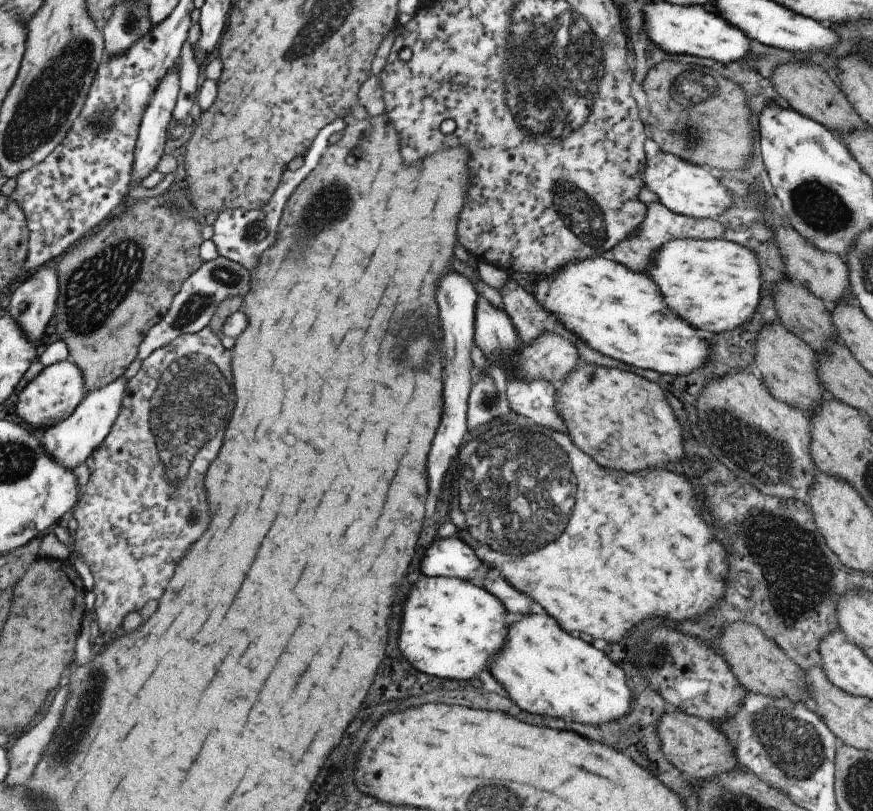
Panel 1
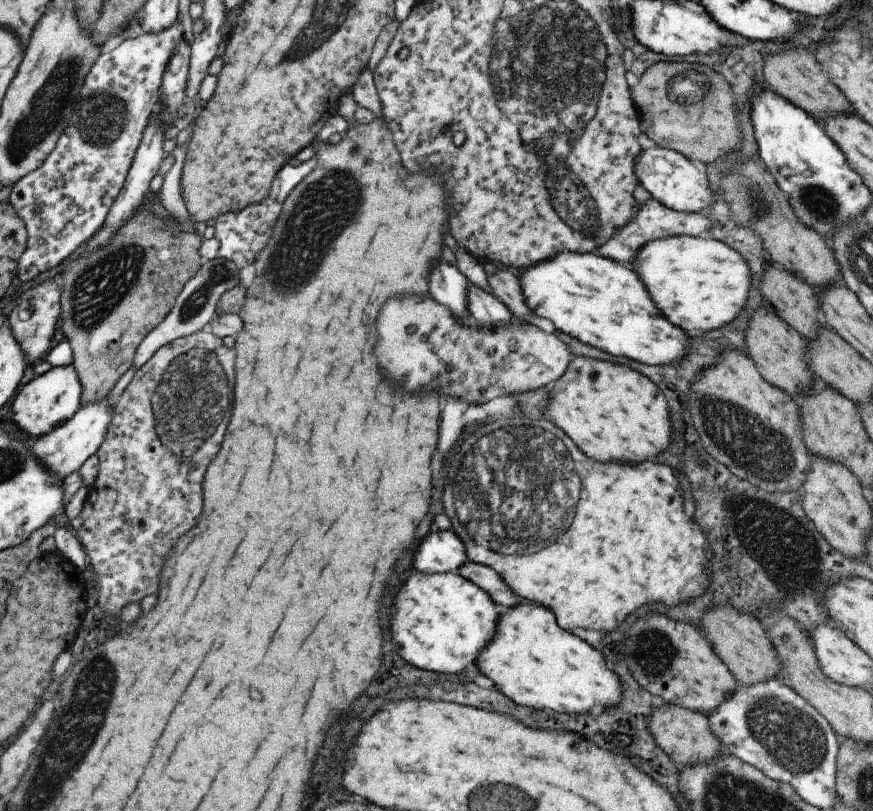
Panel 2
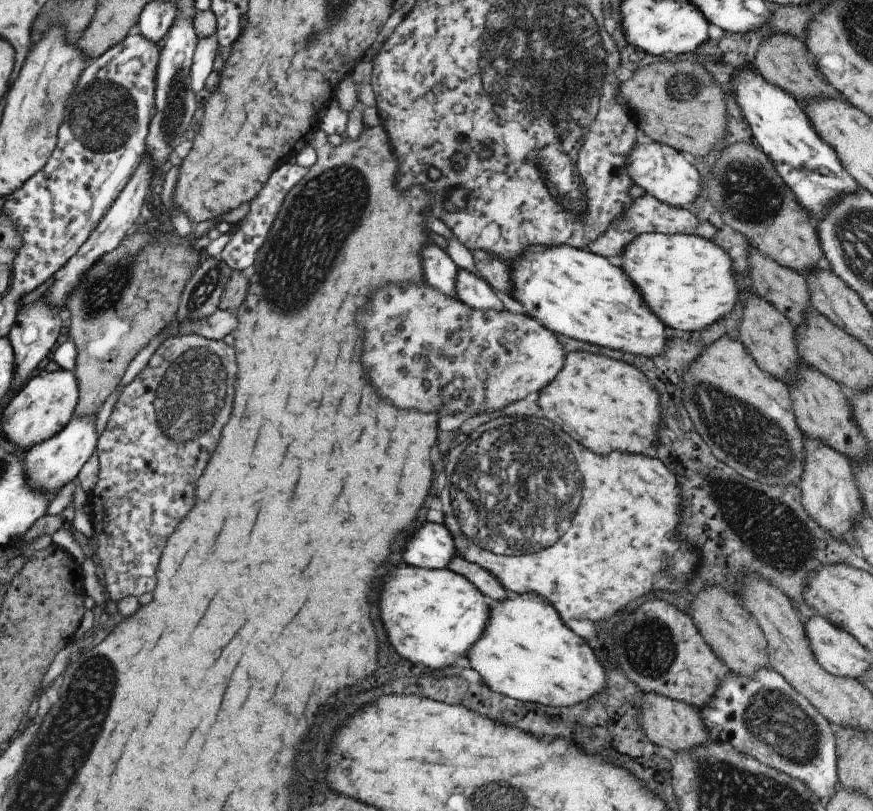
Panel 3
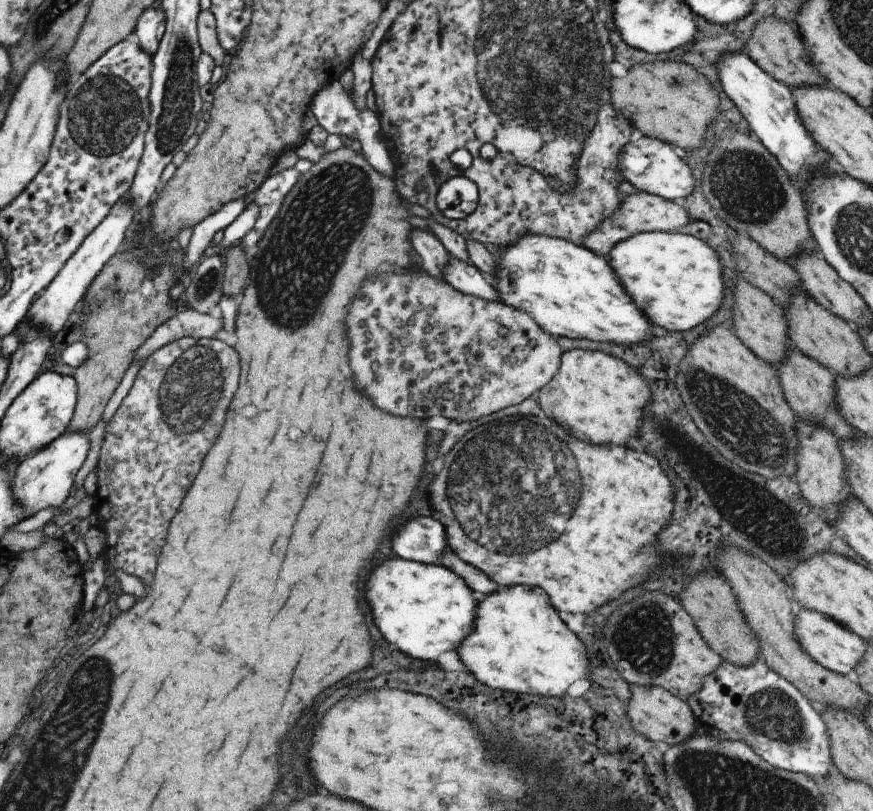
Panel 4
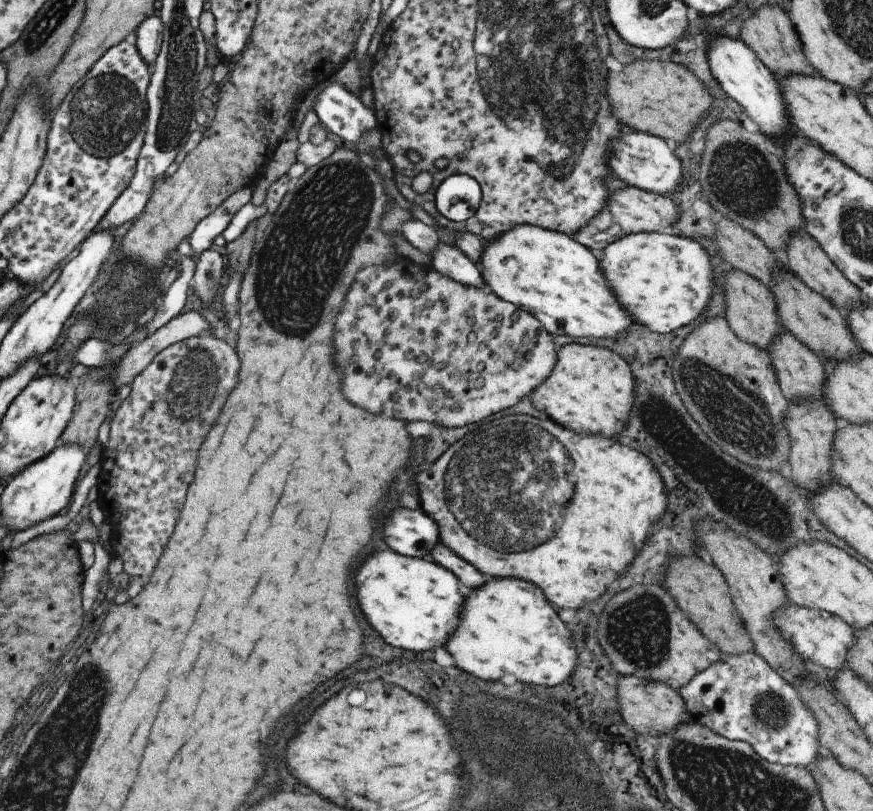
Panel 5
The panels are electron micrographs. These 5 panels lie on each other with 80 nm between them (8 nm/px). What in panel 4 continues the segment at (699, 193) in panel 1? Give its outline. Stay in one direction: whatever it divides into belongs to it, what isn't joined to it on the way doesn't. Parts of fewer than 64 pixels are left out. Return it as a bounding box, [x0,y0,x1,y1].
[617,134,693,200]

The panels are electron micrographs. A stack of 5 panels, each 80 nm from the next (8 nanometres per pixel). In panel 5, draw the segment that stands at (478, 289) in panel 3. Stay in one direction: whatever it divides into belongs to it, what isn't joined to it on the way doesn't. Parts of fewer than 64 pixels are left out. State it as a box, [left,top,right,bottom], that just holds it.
[430,240,485,288]

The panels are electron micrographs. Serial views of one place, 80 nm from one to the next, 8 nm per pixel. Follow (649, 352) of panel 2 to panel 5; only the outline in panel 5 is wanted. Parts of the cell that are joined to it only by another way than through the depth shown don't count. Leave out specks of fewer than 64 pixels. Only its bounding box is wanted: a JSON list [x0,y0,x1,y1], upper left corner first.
[477,225,635,339]

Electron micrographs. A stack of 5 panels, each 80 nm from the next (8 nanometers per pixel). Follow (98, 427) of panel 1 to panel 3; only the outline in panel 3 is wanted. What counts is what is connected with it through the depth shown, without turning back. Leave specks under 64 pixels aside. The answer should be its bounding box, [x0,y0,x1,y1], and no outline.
[23,415,98,500]

